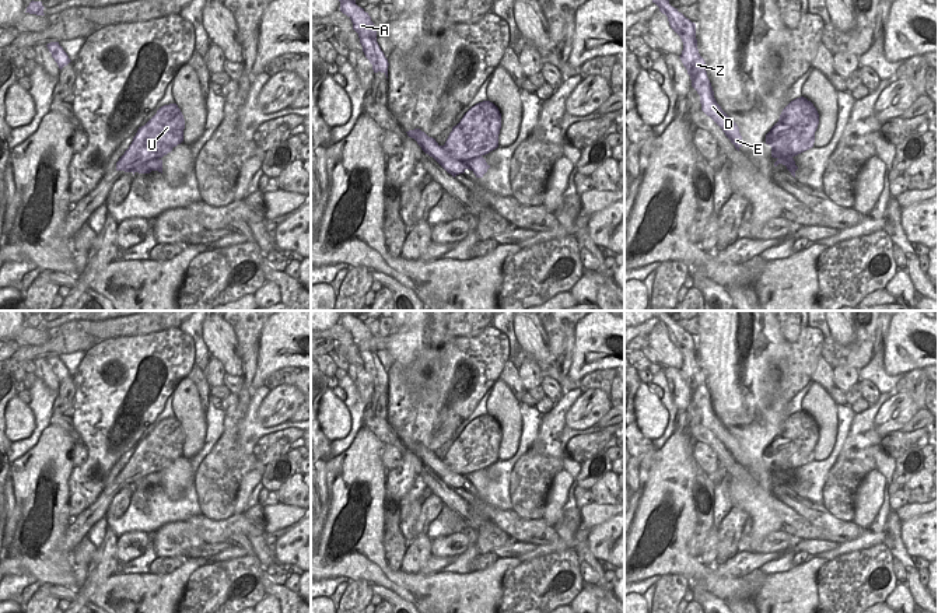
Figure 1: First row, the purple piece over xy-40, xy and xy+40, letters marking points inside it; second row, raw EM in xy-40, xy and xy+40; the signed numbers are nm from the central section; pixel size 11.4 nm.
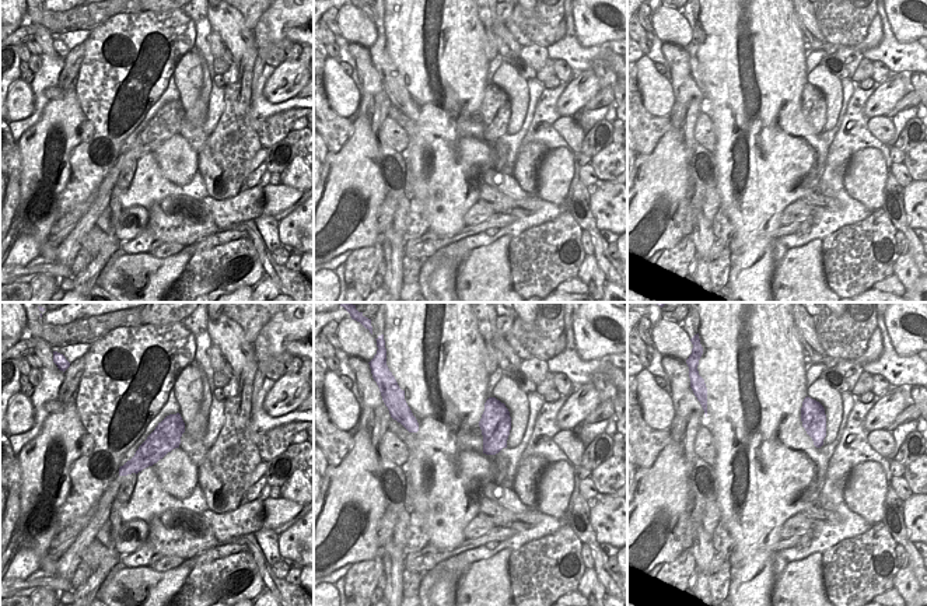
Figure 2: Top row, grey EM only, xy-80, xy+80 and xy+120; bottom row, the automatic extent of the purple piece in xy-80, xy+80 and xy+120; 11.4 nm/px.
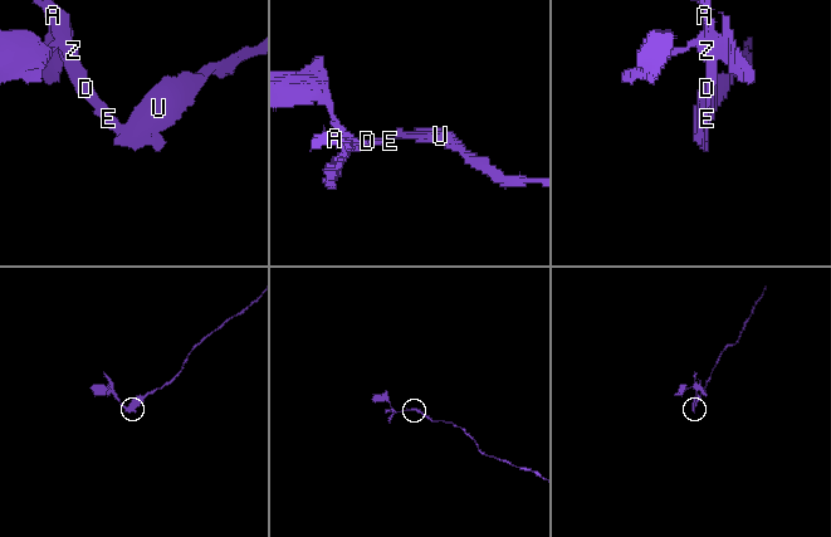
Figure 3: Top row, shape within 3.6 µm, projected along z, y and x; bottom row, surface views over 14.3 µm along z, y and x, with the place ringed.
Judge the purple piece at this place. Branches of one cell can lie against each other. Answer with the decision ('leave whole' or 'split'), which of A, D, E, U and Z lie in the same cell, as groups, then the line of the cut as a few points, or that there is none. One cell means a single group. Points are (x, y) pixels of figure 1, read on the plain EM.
split; groups A D E Z / U; cut xy (441, 459), (450, 470), (457, 473), (471, 473), (480, 469)

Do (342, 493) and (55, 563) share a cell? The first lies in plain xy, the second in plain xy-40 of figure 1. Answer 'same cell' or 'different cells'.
same cell

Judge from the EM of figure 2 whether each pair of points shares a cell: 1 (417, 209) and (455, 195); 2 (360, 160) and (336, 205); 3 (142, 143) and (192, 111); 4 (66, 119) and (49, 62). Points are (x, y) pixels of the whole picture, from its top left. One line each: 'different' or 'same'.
1: different
2: same
3: different
4: different

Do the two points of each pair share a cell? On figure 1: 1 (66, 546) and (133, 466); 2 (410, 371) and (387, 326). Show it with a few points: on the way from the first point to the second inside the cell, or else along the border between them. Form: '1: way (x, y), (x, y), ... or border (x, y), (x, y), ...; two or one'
1: way (81, 526), (102, 504), (114, 486); one
2: border (398, 325), (398, 329), (387, 339), (385, 349); two

